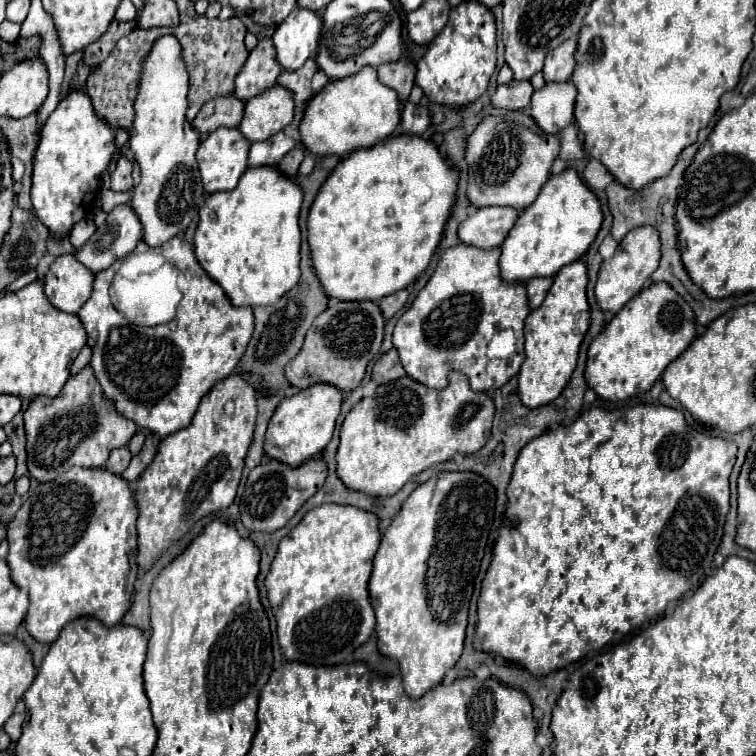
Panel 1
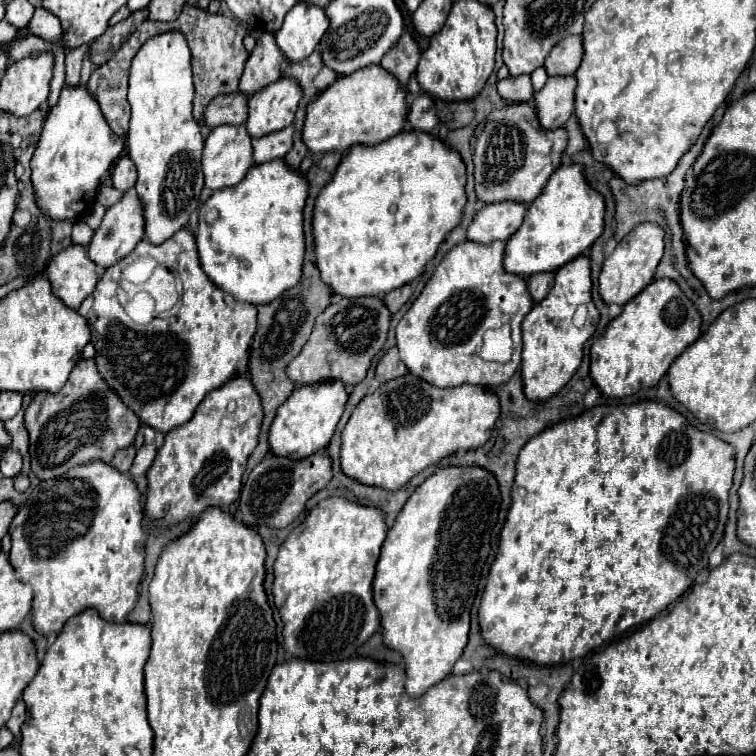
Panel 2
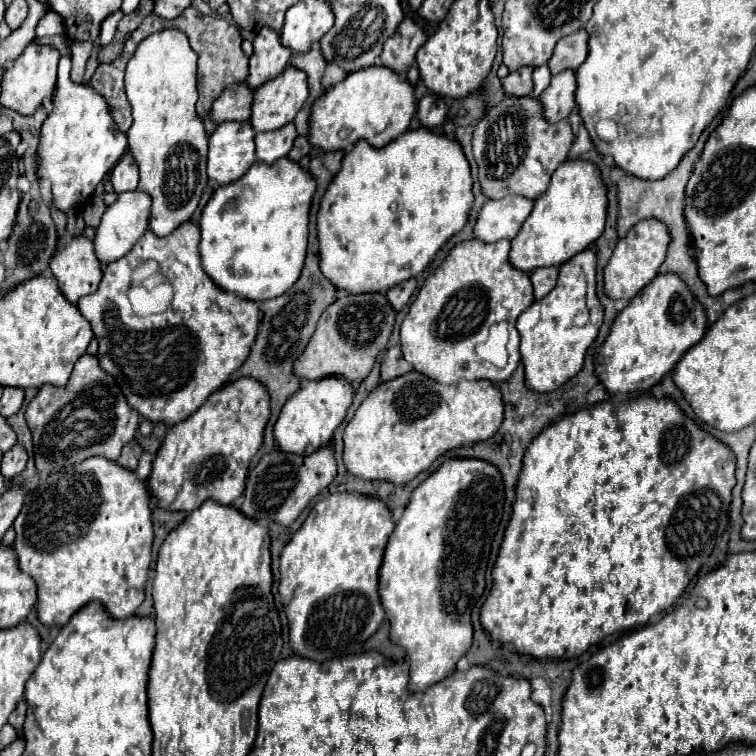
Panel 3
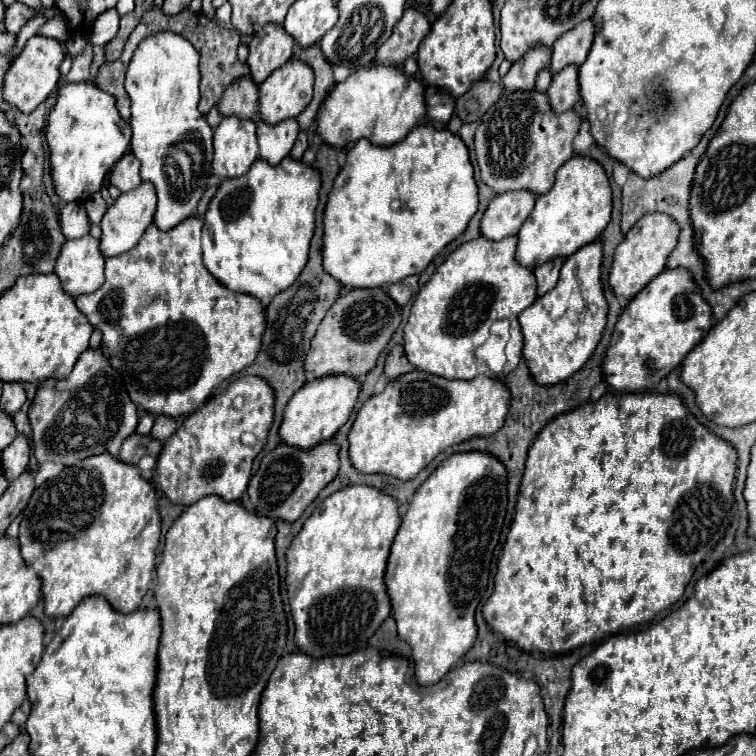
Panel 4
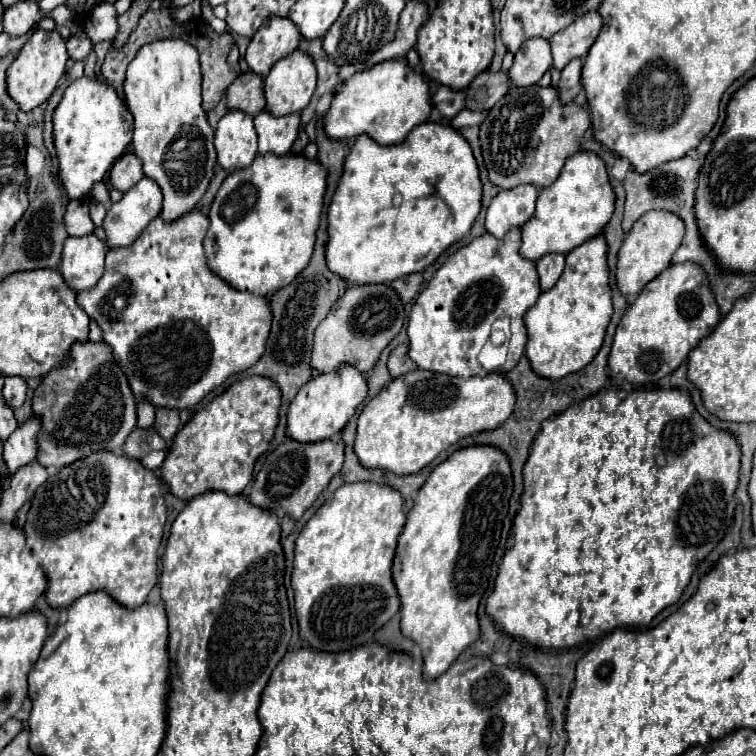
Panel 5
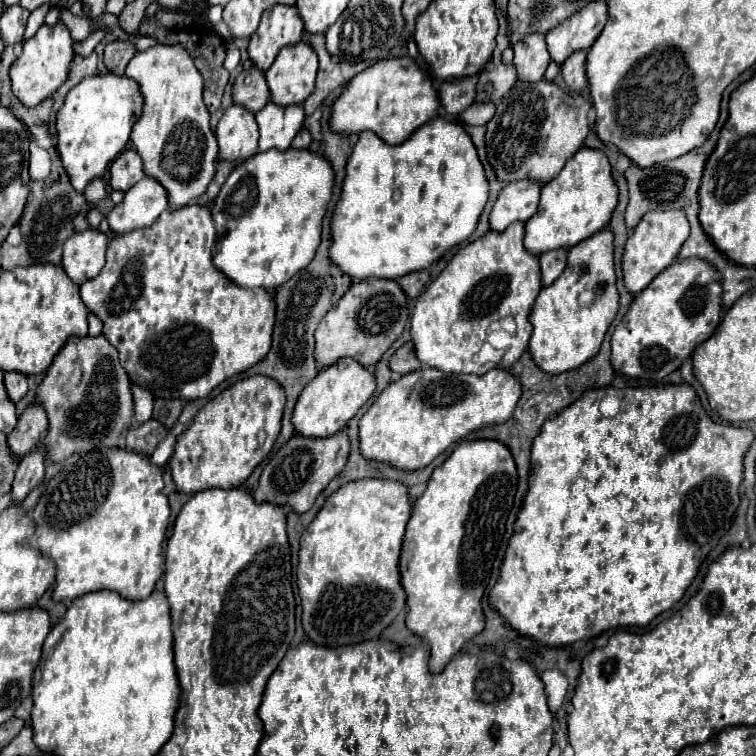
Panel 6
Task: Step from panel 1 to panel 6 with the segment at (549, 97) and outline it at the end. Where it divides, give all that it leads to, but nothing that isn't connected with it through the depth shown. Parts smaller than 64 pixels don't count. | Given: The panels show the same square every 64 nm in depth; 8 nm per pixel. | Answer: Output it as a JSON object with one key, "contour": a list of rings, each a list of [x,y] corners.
{"contour":[[[574,52],[564,64],[562,64],[562,76],[570,90],[580,92],[588,86],[588,76],[584,72],[586,68],[586,52]]]}

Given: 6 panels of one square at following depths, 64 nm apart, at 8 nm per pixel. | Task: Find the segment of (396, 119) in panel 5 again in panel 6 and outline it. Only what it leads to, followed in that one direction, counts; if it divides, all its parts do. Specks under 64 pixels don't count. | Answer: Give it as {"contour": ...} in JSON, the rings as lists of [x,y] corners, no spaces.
{"contour":[[[382,58],[374,66],[356,74],[344,88],[344,92],[332,104],[330,128],[334,132],[376,132],[388,144],[402,144],[416,128],[438,116],[440,100],[436,100],[436,88],[432,78],[410,58]]]}

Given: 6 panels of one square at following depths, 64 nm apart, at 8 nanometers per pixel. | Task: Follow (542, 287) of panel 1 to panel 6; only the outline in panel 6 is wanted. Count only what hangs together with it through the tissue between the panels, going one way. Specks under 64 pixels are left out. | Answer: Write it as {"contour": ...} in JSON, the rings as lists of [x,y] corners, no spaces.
{"contour":[[[556,248],[556,252],[544,252],[540,256],[540,270],[542,270],[542,284],[552,284],[562,270],[566,268],[566,248]]]}

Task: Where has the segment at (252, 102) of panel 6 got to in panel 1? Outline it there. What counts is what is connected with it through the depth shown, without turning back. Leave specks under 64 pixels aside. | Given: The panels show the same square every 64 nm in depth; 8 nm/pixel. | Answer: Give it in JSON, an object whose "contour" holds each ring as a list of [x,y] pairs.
{"contour":[[[220,96],[204,104],[204,108],[198,112],[192,126],[198,132],[212,132],[220,126],[236,128],[240,124],[240,116],[244,116],[242,112],[244,112],[242,100],[238,100],[236,96],[226,96],[226,98]]]}

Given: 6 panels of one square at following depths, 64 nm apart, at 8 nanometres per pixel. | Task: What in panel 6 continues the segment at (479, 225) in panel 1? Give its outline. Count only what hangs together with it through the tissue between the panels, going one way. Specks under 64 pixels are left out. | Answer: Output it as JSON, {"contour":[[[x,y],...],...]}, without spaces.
{"contour":[[[518,180],[506,184],[490,212],[490,228],[502,232],[512,222],[526,222],[538,210],[542,184],[536,180]]]}

